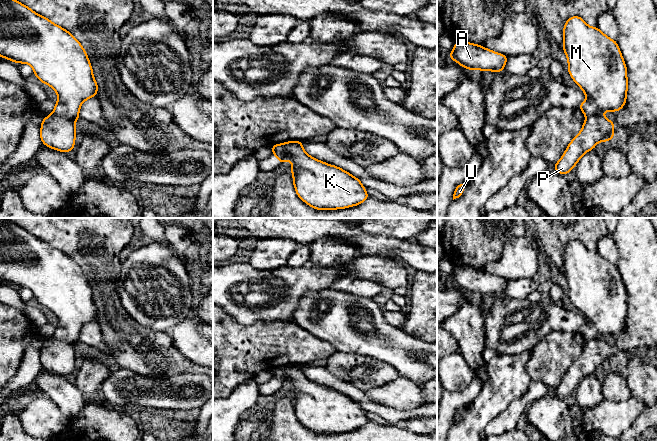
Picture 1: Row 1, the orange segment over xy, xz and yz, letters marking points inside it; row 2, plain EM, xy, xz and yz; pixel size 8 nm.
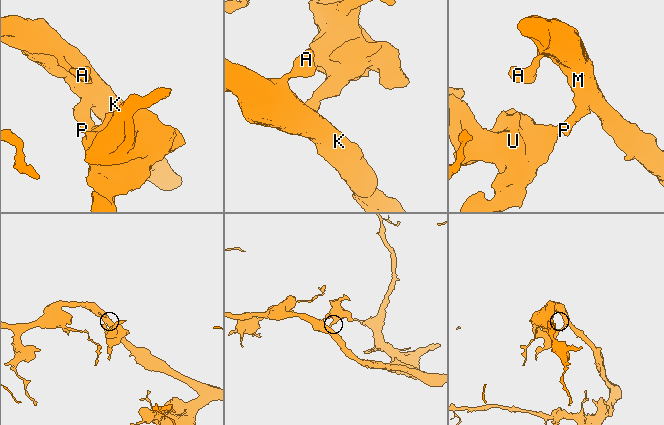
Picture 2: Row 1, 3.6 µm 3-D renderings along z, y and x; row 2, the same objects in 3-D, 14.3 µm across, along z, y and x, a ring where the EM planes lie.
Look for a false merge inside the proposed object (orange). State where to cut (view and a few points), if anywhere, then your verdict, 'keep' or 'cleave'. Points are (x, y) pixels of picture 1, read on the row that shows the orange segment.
cut xy (53, 112), (74, 121); cleave

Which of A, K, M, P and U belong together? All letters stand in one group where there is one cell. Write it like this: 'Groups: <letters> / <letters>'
Groups: A K M / P U

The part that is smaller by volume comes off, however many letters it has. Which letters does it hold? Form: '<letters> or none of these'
P, U

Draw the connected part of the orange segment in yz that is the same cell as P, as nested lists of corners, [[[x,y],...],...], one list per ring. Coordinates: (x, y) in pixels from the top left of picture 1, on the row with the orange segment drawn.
[[[595,114],[586,117],[579,134],[568,144],[560,160],[552,167],[564,175],[572,171],[579,159],[602,141],[614,138],[614,122],[604,115]]]

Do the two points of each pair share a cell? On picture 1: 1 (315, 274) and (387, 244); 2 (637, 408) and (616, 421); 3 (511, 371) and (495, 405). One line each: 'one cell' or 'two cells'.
1: two cells
2: one cell
3: one cell

